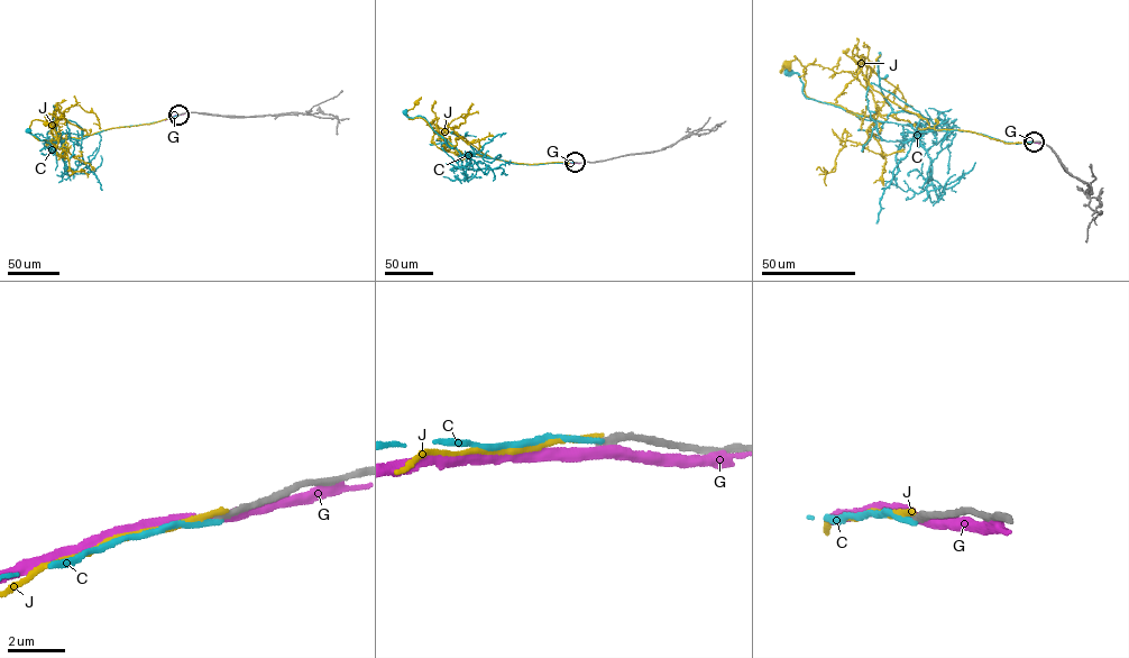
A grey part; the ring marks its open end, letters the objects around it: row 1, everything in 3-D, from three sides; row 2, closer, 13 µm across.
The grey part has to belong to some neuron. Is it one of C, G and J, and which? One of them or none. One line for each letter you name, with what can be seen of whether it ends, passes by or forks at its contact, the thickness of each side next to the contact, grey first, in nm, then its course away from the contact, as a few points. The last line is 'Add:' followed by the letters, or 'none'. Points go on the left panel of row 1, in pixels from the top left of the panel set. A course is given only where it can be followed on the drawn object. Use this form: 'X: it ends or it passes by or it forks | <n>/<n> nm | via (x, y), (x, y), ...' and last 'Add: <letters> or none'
Add: none

